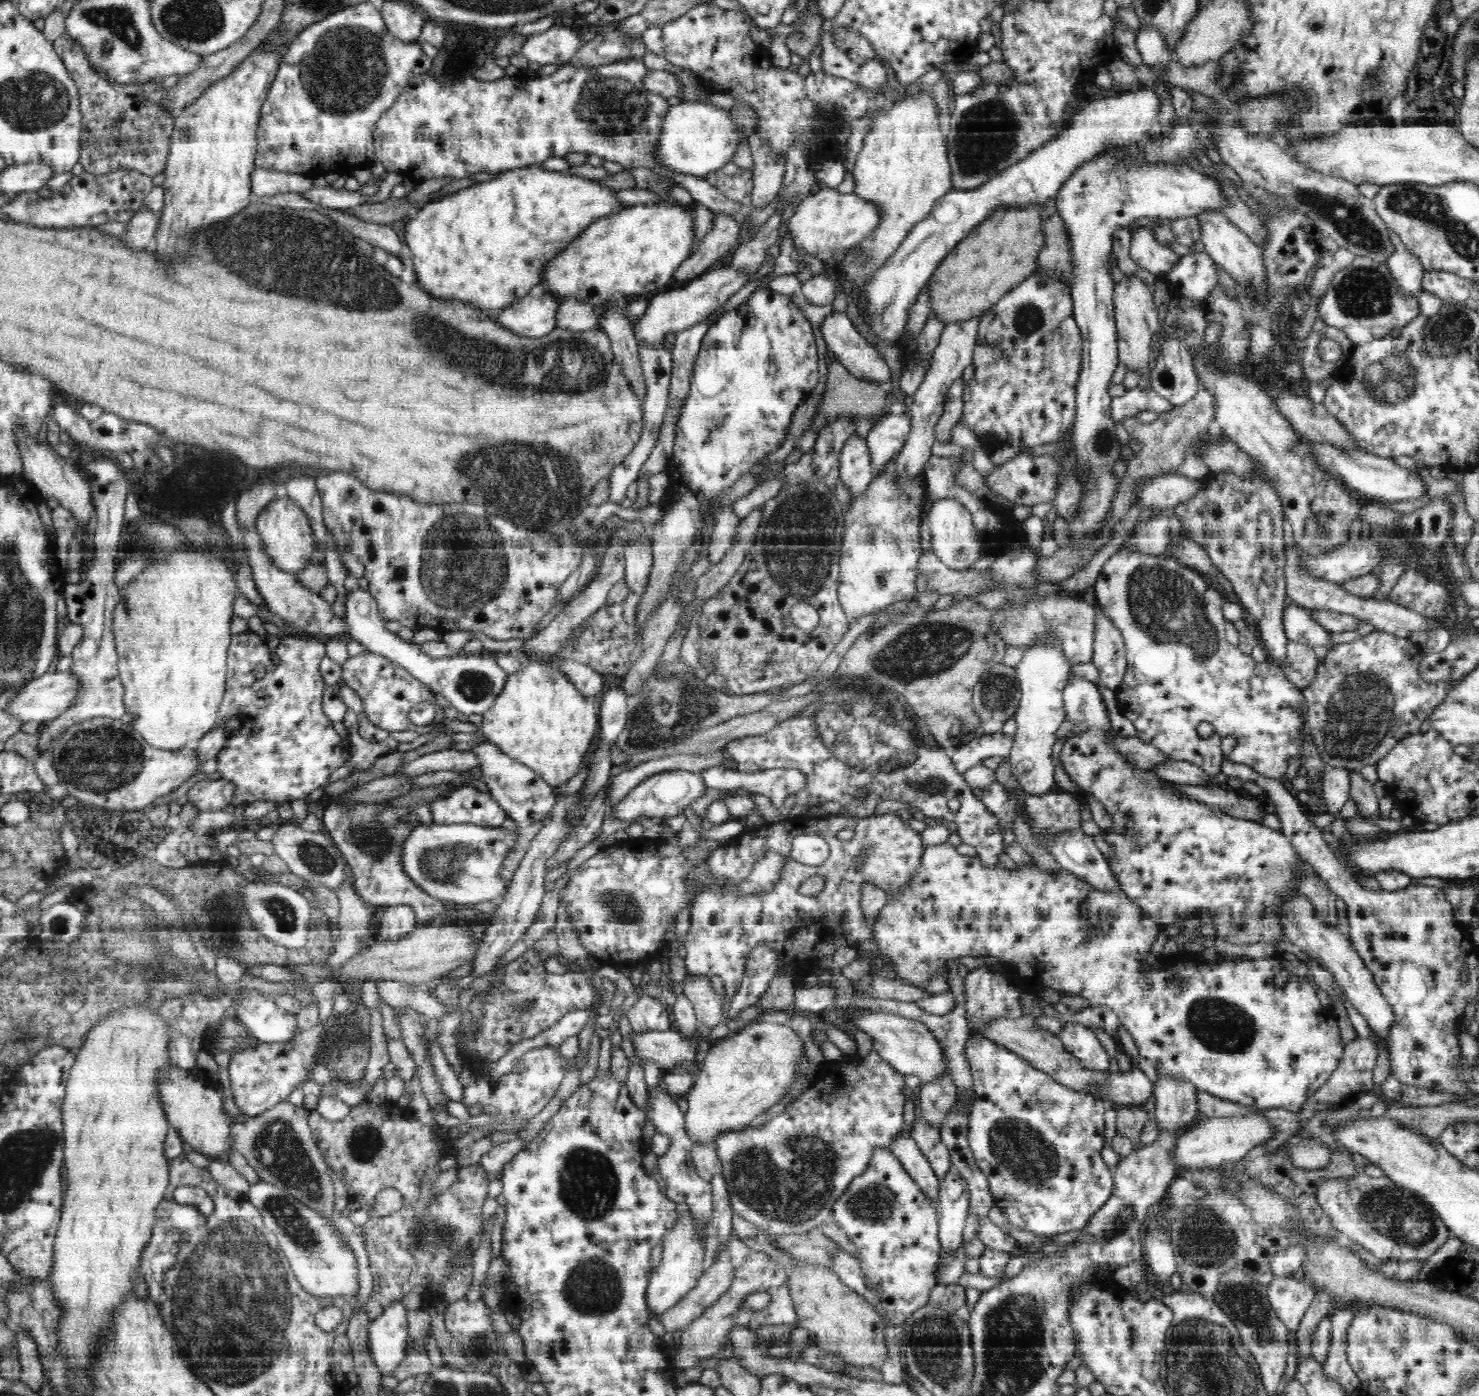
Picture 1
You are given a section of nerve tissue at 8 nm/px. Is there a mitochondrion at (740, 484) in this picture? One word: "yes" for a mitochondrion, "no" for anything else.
no

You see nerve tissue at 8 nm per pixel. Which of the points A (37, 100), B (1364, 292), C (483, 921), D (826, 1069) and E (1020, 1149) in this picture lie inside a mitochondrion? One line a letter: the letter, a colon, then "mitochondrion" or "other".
A: mitochondrion
B: mitochondrion
C: other
D: other
E: mitochondrion

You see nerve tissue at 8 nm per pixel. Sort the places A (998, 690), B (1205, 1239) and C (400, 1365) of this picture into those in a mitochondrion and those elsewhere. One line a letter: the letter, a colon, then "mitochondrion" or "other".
A: mitochondrion
B: mitochondrion
C: other

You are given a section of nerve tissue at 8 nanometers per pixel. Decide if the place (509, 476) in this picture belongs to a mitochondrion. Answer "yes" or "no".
yes

